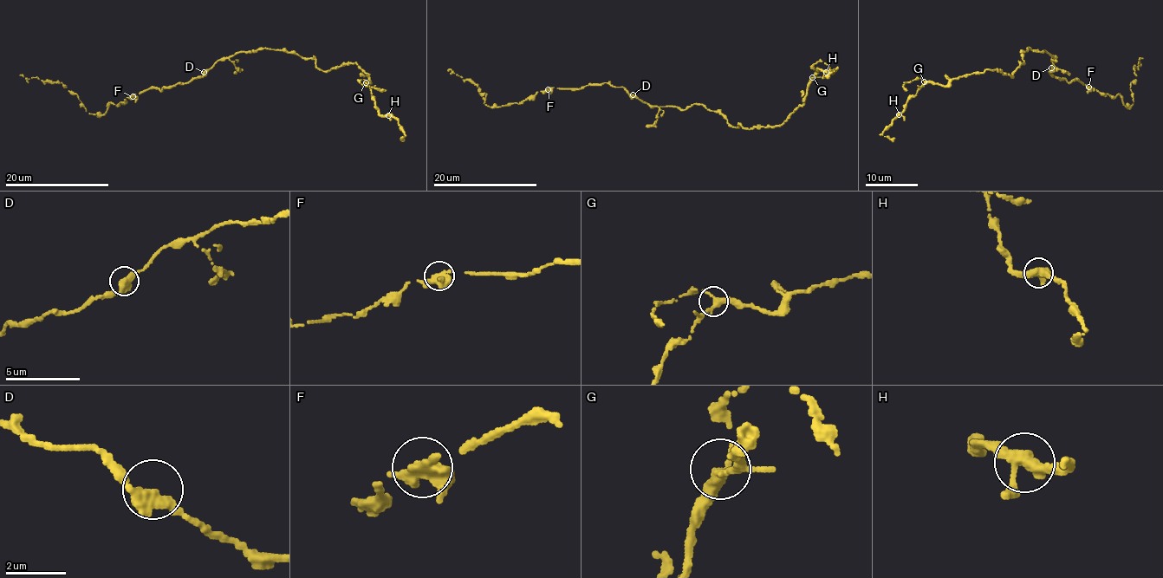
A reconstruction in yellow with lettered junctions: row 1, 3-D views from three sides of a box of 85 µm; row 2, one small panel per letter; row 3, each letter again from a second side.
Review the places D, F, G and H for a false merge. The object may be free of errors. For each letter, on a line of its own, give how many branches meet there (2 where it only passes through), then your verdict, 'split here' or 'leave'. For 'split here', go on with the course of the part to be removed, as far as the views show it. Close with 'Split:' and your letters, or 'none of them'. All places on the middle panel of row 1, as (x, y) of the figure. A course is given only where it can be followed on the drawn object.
D: branches 2; leave
F: branches 2; split here; course (549, 89), (519, 102), (489, 107), (484, 103), (487, 95), (479, 94), (478, 87), (447, 71)
G: branches 2; leave
H: branches 3; leave
Split: F

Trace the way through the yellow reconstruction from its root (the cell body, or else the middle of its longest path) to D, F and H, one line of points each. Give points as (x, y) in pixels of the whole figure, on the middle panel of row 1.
D: (672, 107), (649, 105), (633, 94)
F: (672, 107), (649, 105), (621, 87), (606, 82), (588, 84), (579, 89), (552, 87), (549, 89)
H: (672, 107), (685, 110), (704, 104), (720, 111), (734, 127), (776, 126), (804, 102), (815, 70), (826, 72)

